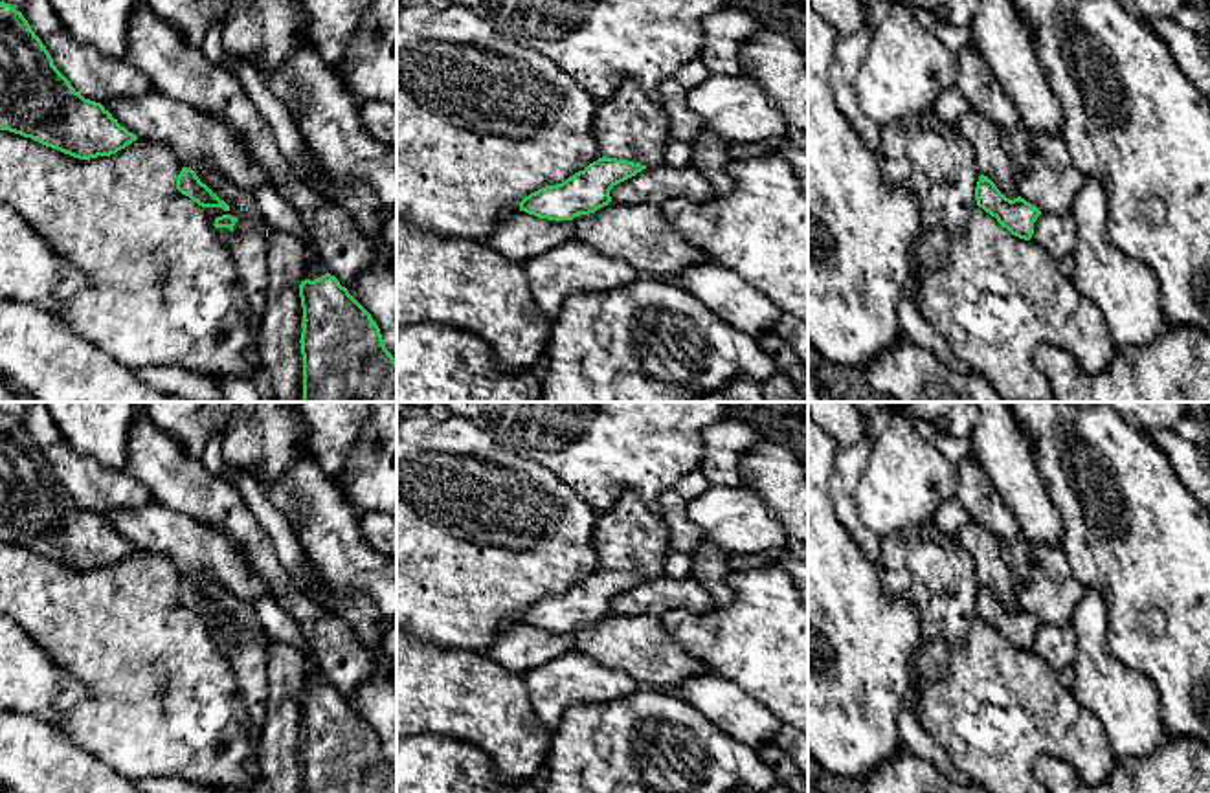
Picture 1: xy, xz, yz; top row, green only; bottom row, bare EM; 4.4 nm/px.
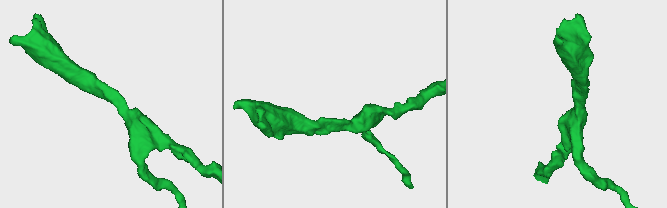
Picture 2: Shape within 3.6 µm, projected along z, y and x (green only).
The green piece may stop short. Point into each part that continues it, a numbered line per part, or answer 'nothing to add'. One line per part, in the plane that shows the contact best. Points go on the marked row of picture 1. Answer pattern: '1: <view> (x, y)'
nothing to add

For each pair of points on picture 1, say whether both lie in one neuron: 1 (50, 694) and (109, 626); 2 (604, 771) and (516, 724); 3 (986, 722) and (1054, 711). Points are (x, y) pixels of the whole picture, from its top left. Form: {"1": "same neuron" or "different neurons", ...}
{"1": "different neurons", "2": "different neurons", "3": "same neuron"}

